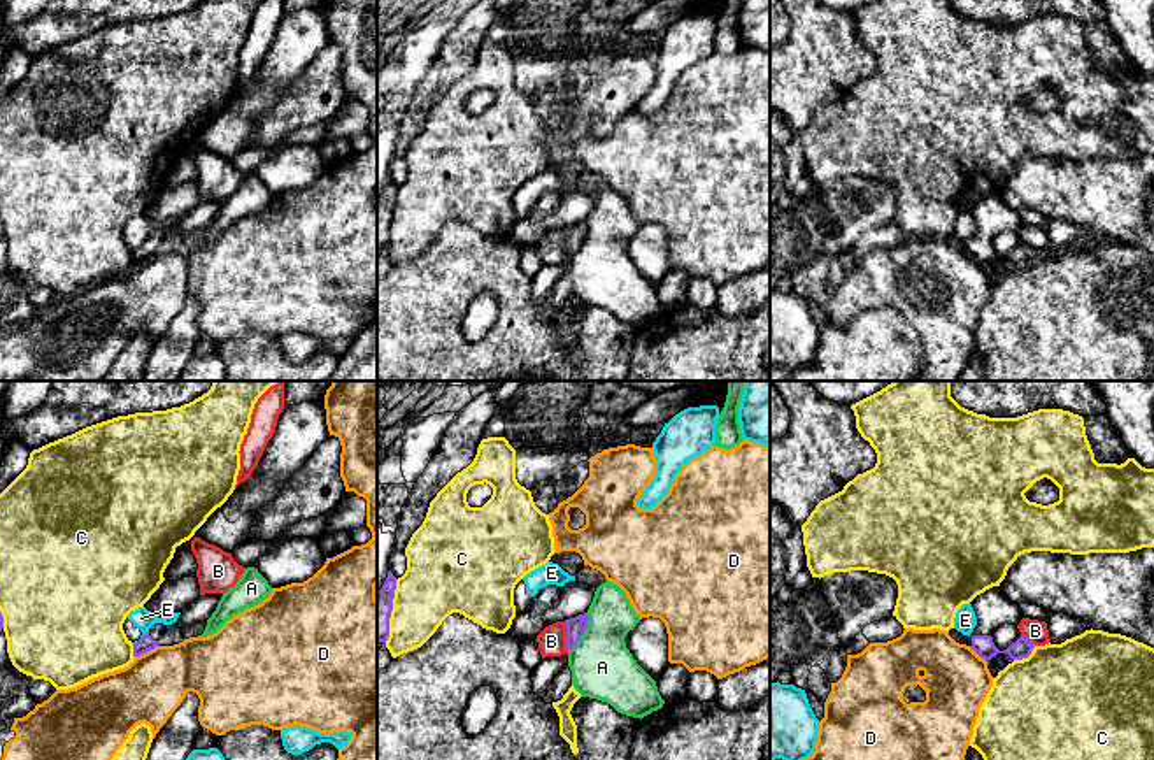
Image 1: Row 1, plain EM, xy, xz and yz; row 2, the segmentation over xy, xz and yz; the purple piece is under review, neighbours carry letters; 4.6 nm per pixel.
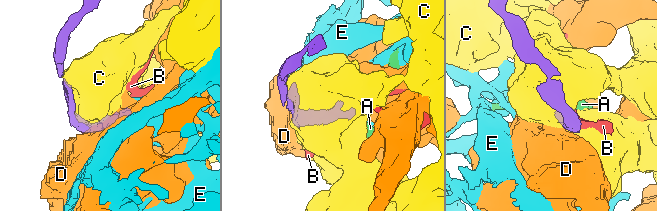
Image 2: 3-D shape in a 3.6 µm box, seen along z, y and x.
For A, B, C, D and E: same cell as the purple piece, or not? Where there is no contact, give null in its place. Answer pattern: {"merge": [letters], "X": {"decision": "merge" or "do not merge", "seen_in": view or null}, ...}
{"merge": [], "A": {"decision": "do not merge", "seen_in": "xz"}, "B": {"decision": "do not merge", "seen_in": "xz"}, "C": {"decision": "do not merge", "seen_in": "yz"}, "D": {"decision": "do not merge", "seen_in": "xy"}, "E": {"decision": "do not merge", "seen_in": "xy"}}

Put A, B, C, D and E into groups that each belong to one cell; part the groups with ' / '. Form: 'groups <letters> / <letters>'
groups A E / B / C / D

